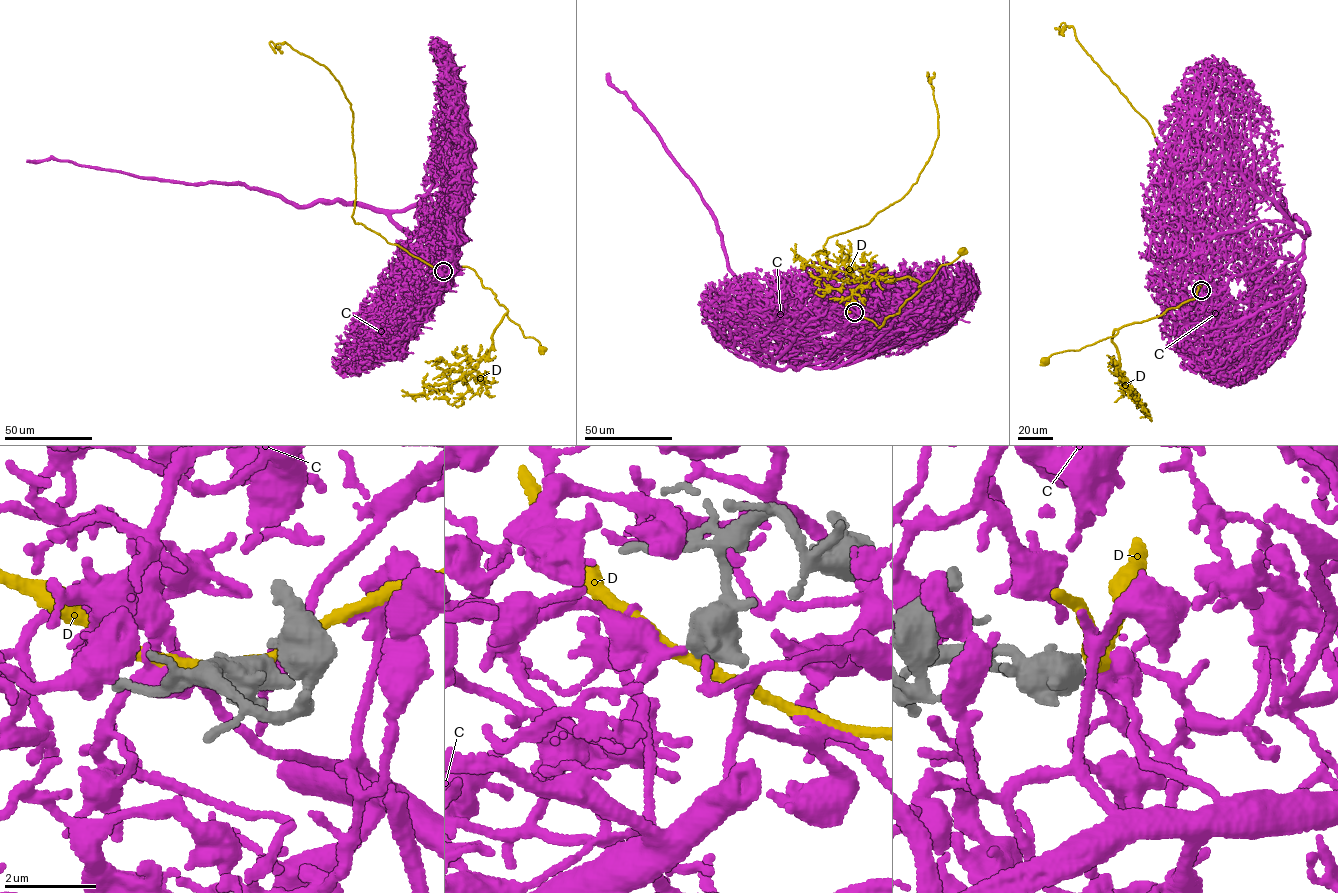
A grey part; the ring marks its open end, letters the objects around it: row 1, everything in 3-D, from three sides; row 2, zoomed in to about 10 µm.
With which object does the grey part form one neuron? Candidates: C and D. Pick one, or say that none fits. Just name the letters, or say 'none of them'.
C

